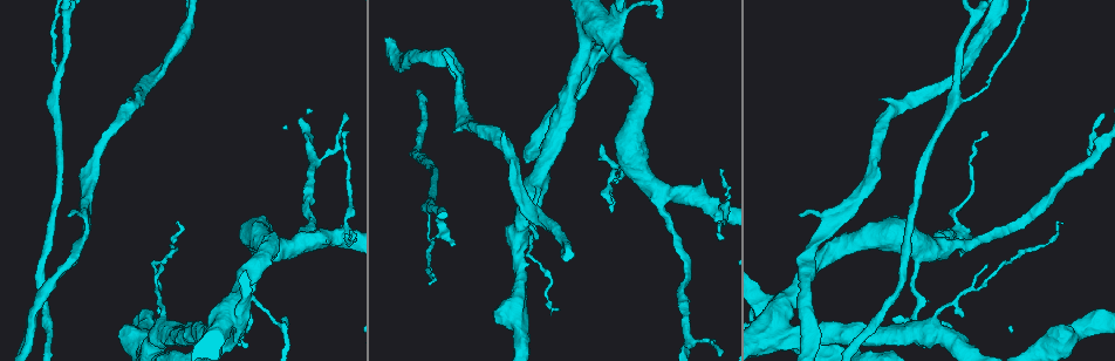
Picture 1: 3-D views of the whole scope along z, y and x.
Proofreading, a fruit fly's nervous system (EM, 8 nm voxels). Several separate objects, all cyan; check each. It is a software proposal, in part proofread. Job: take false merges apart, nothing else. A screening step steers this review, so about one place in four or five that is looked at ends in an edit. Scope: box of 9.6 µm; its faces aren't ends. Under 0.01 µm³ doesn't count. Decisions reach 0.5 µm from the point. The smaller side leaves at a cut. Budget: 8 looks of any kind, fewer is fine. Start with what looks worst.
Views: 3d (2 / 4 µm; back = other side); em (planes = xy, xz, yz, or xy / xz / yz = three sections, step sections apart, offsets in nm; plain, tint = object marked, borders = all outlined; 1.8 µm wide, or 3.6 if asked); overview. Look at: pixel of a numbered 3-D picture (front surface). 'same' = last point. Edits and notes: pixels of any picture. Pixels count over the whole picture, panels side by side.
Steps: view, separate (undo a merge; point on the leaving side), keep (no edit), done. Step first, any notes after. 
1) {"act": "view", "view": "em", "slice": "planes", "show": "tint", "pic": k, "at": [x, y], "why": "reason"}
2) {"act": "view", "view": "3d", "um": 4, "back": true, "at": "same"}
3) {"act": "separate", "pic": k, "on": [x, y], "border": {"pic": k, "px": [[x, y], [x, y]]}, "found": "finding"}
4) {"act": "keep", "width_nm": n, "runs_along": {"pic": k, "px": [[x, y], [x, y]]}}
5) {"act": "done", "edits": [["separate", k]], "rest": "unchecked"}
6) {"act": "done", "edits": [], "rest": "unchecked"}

{"act": "view", "view": "em", "um": 3.6, "slice": "planes", "show": "tint", "pic": 1, "at": [778, 303], "why": "sharp bend"}

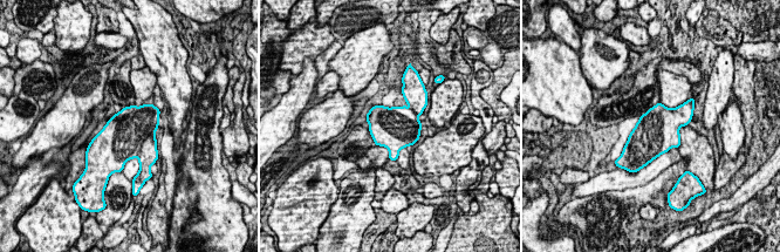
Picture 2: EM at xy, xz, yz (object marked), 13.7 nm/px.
{"act": "separate", "pic": 2, "on": [149, 155], "width_nm": 600, "found": "two cells meet here"}

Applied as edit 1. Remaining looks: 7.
{"act": "view", "view": "3d", "um": 4, "pic": 1, "at": [617, 166], "why": "arms part here"}

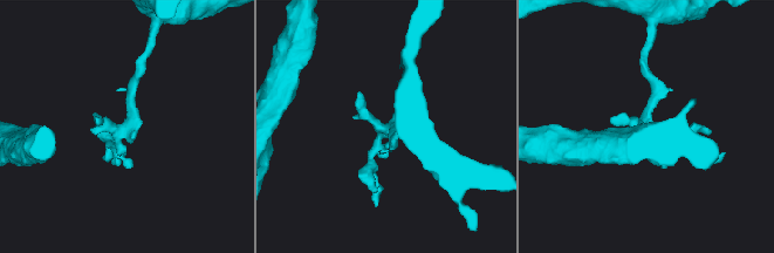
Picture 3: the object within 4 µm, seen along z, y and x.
{"act": "view", "view": "em", "slice": "xy", "step": 16, "show": "tint", "pic": 3, "at": [387, 126]}

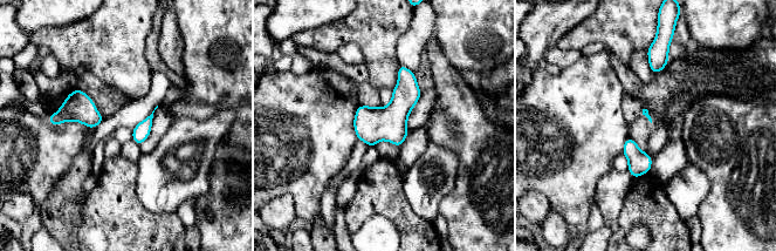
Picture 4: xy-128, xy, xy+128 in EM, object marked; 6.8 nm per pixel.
{"act": "view", "view": "em", "slice": "planes", "show": "tint", "at": "same"}

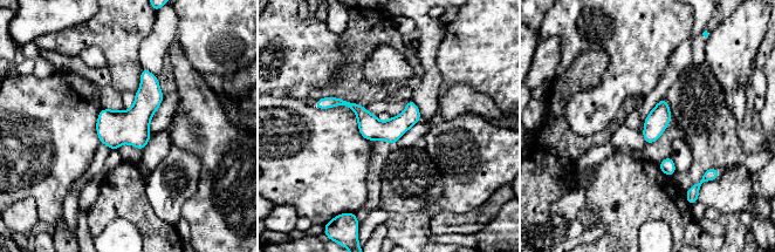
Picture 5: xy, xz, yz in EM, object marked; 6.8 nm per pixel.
{"act": "keep", "runs_along": {"pic": 5, "px": [[323, 102], [354, 106], [375, 127], [417, 117]]}, "found": "all the same cell"}

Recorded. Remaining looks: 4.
{"act": "view", "view": "3d", "um": 4, "pic": 1, "at": [463, 105], "why": "arms part here"}

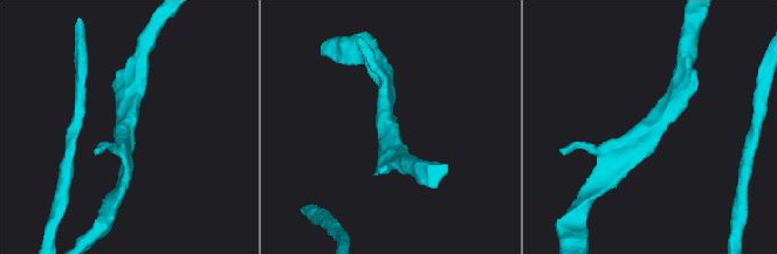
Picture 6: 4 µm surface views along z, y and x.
{"act": "view", "view": "em", "slice": "planes", "show": "tint", "pic": 6, "at": [649, 135]}

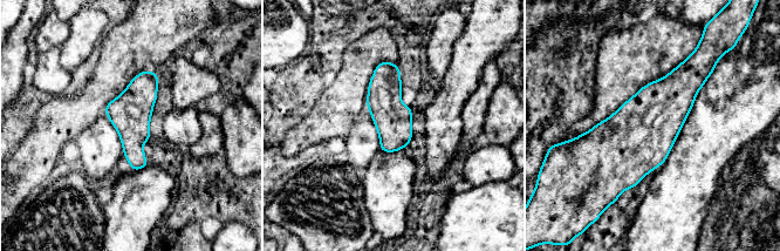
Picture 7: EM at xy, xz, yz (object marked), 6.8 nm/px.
{"act": "keep", "arms": 3, "found": "all the same cell"}

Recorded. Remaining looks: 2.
{"act": "done", "edits": [["separate", 2]], "rest": "unchecked"}

